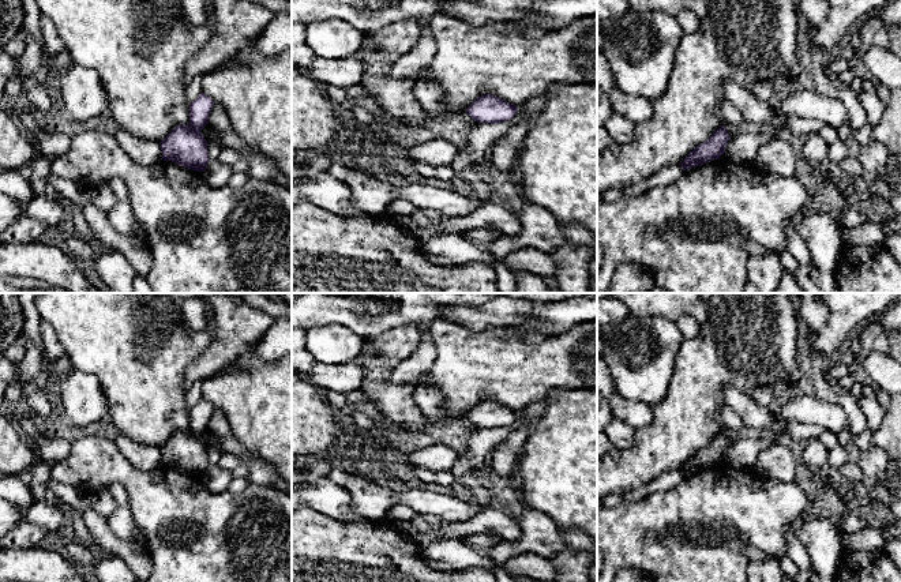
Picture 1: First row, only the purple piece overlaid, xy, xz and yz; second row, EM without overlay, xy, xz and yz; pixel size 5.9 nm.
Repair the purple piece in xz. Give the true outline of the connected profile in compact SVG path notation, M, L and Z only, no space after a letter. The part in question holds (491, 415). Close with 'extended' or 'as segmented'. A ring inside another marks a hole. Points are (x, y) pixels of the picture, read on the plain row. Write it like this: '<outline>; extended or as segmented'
M496 401L477 402L466 414L466 418L477 428L496 429L514 424L518 412Z; as segmented

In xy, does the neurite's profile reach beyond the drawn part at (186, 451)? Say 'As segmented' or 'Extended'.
As segmented

